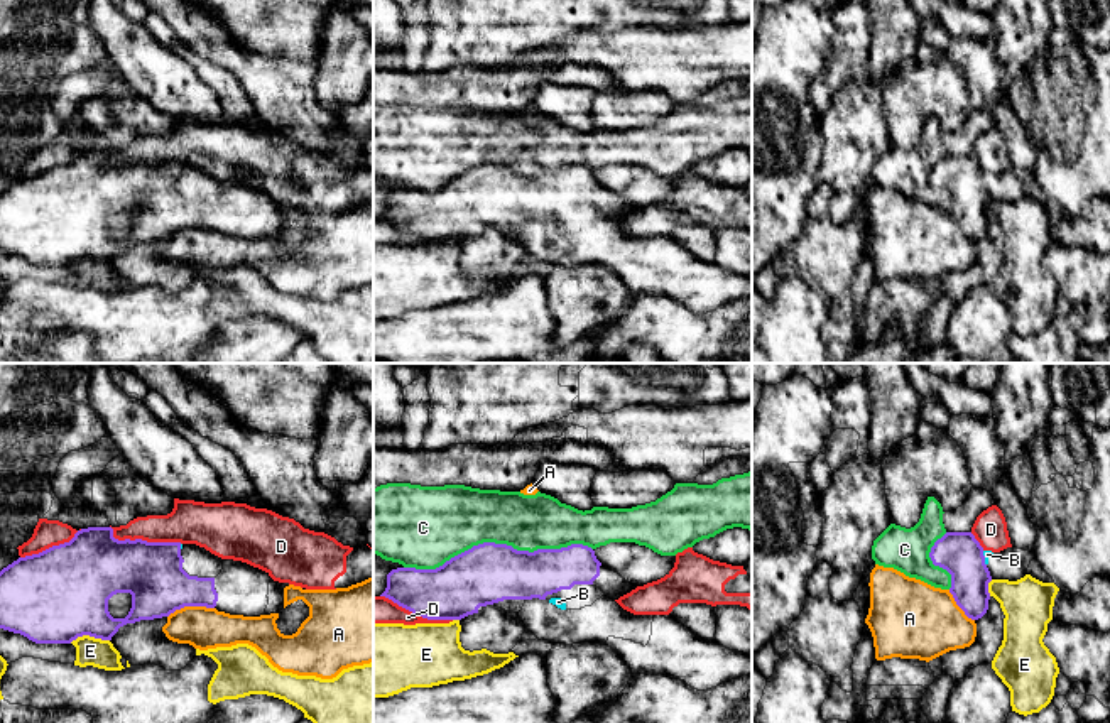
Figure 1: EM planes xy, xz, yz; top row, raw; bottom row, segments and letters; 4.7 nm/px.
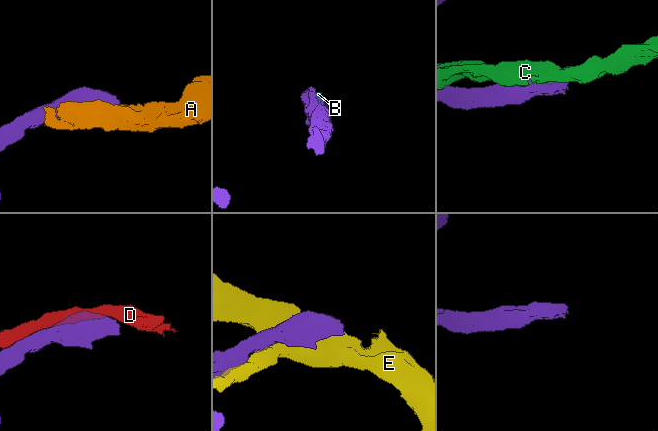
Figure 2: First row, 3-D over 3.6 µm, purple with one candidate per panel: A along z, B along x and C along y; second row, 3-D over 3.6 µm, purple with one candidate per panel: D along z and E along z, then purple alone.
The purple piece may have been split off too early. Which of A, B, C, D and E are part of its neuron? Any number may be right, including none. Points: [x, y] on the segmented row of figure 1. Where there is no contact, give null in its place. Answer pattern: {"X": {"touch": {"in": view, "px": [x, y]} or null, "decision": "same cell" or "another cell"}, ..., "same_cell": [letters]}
{"A": {"touch": {"in": "xy", "px": [190, 605]}, "decision": "another cell"}, "B": {"touch": {"in": "yz", "px": [984, 558]}, "decision": "same cell"}, "C": {"touch": {"in": "xz", "px": [497, 544]}, "decision": "another cell"}, "D": {"touch": {"in": "xy", "px": [141, 539]}, "decision": "another cell"}, "E": {"touch": {"in": "xy", "px": [88, 634]}, "decision": "another cell"}, "same_cell": ["B"]}

